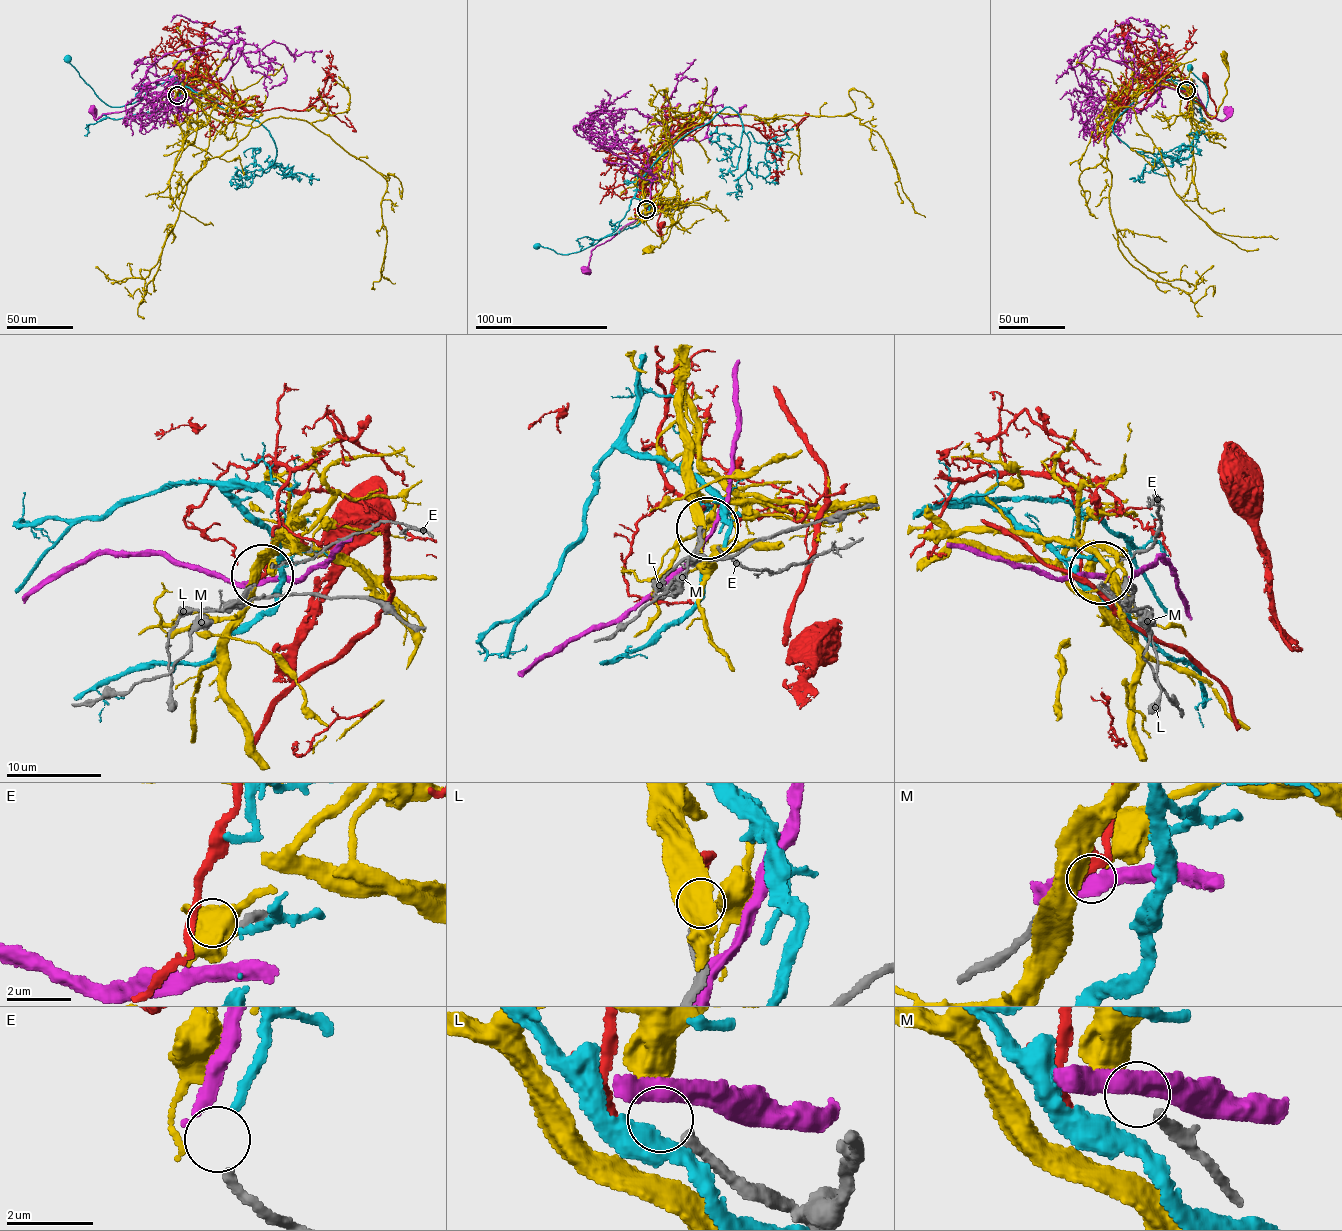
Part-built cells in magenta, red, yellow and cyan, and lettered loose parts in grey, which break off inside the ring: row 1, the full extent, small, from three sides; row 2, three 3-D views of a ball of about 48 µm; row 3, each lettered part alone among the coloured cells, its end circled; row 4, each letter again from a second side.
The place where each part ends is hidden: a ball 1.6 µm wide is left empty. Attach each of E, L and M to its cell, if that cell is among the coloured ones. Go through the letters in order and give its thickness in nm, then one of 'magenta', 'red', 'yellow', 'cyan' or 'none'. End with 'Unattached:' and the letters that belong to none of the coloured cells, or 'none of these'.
E: 240 nm | cyan
L: 280 nm | none
M: 240 nm | yellow
Unattached: L

